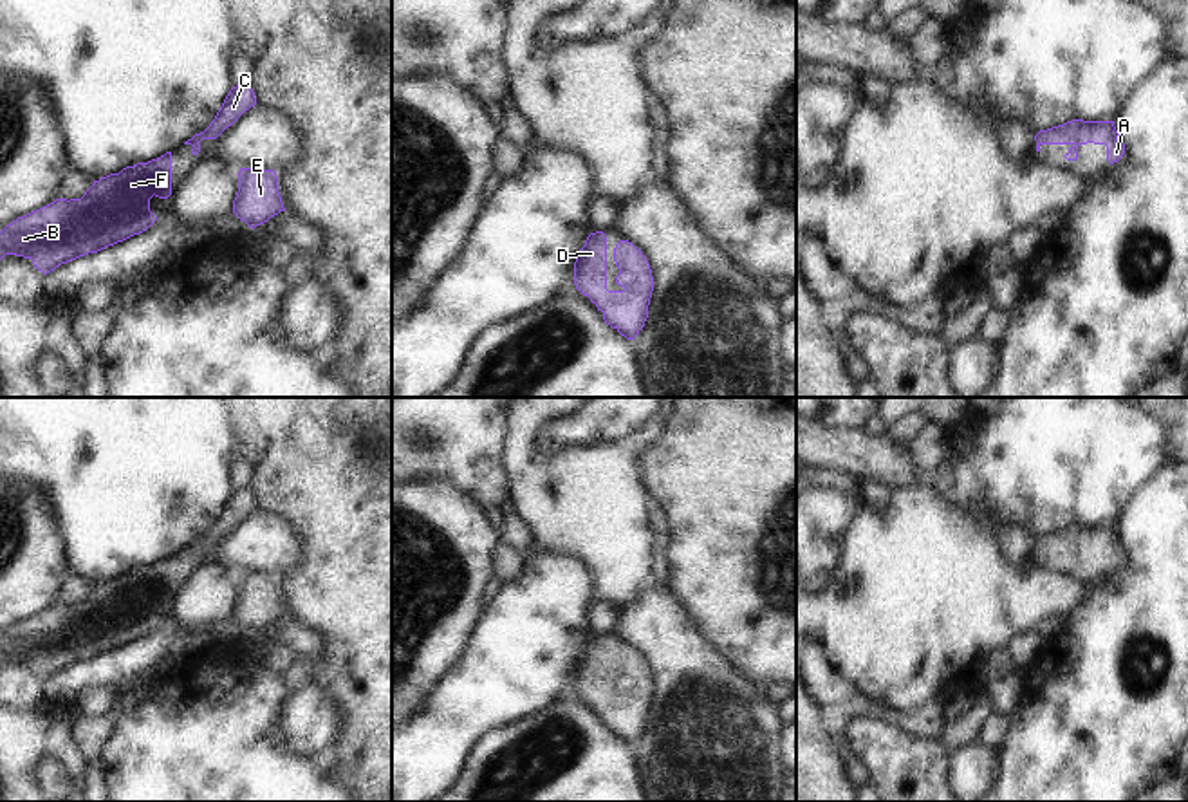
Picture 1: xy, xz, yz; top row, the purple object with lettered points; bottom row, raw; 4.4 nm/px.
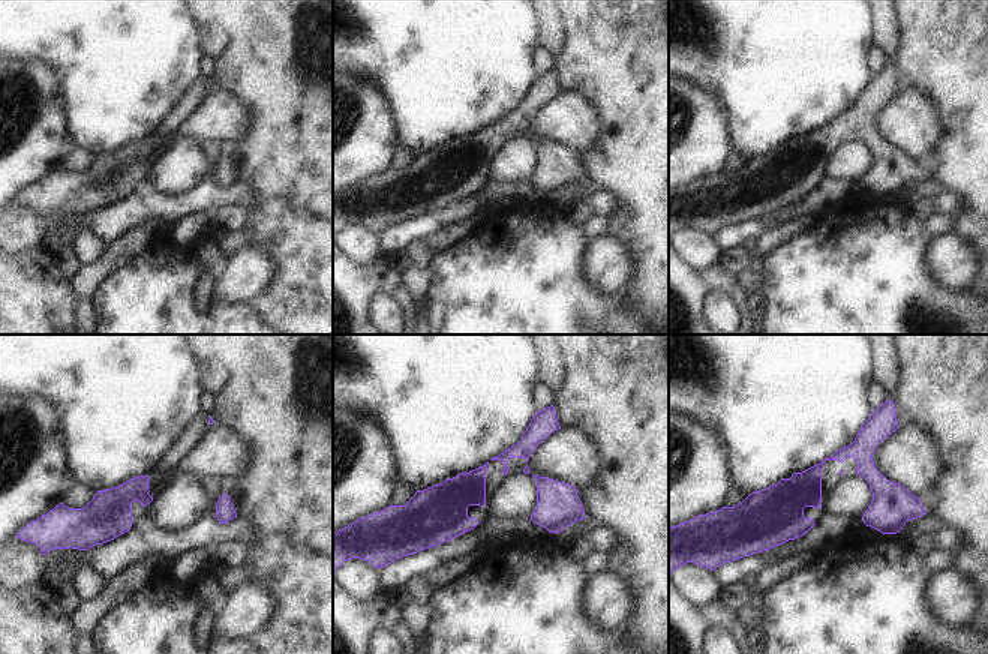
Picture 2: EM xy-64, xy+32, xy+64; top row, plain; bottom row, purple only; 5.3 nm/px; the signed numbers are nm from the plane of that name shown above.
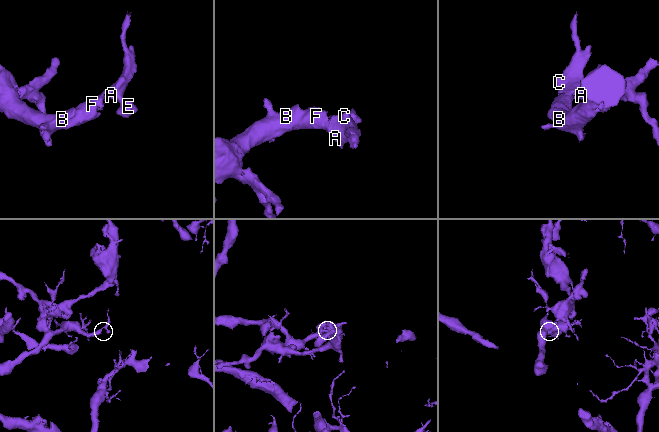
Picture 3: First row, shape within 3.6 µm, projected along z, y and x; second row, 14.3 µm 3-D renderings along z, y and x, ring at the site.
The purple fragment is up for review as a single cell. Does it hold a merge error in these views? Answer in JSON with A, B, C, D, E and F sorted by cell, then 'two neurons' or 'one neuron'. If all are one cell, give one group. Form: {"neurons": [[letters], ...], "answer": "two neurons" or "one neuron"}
{"neurons": [["A", "B", "C", "D", "E", "F"]], "answer": "one neuron"}

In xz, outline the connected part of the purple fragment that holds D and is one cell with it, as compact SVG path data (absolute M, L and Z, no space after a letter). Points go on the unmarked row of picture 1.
M590 638L574 667L574 690L603 717L607 730L626 744L634 744L645 732L654 695L654 681L646 661L628 645L614 652L614 667L619 674L616 688L621 695L607 694L607 641Z

